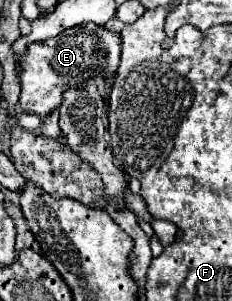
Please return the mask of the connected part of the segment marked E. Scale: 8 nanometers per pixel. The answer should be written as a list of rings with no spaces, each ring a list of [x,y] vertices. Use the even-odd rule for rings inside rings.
[[[82,24],[76,28],[64,30],[60,36],[30,44],[28,54],[20,58],[20,106],[28,114],[36,114],[40,118],[48,116],[54,108],[62,104],[62,92],[72,86],[80,86],[88,78],[100,78],[108,84],[108,78],[102,78],[102,62],[108,62],[110,70],[118,70],[120,62],[120,36],[110,32],[104,26]]]

